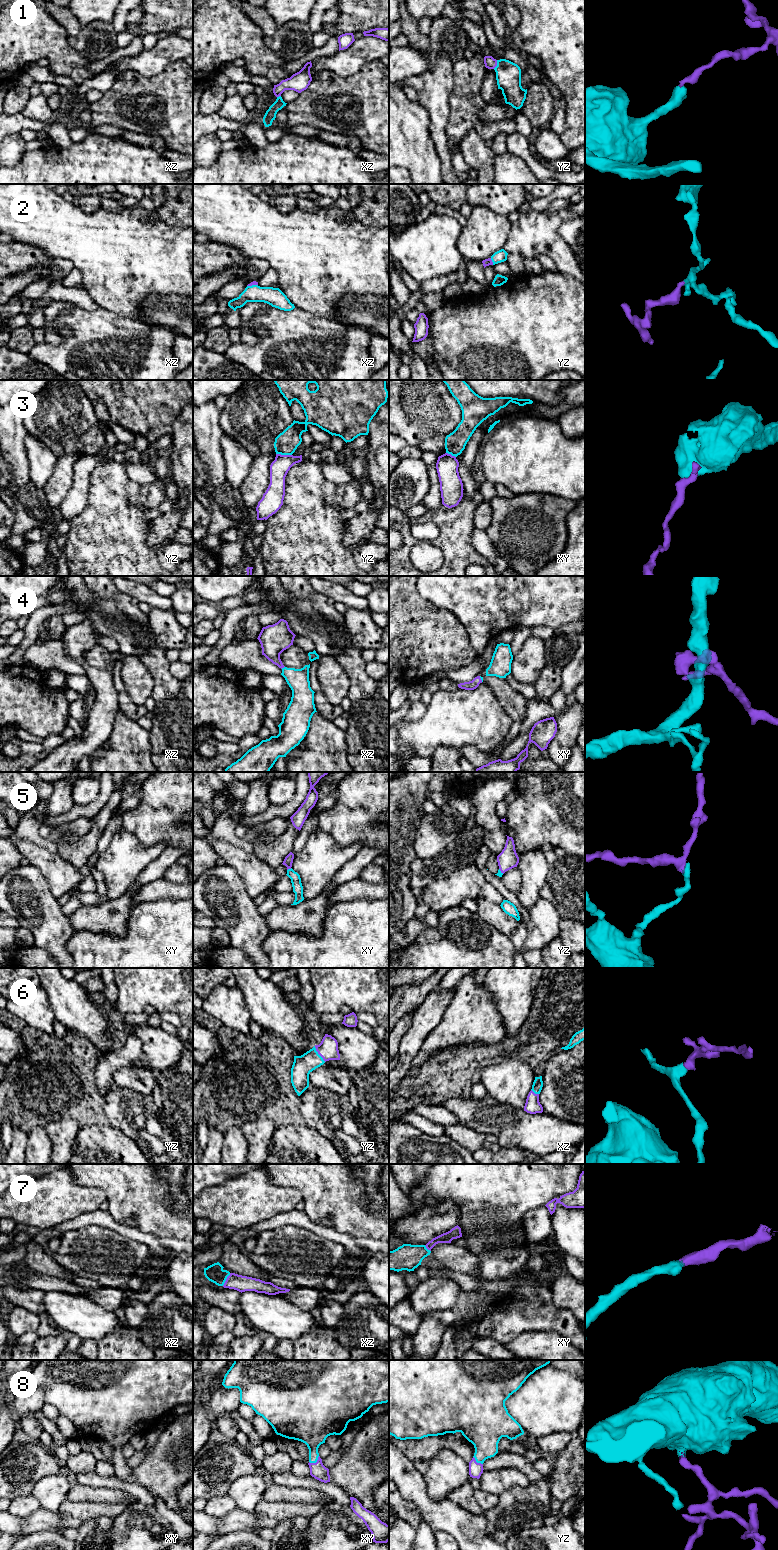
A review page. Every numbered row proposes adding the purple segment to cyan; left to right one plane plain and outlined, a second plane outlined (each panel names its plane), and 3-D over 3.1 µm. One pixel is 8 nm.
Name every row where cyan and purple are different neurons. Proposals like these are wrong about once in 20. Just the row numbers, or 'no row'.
3

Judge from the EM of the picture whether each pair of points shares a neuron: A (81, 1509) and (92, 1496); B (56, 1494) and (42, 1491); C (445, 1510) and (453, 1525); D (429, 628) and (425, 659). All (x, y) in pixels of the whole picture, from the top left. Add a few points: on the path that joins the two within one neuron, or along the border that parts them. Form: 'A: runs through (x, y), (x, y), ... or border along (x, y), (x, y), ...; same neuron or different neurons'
A: border along (65, 1499), (72, 1501), (111, 1502); different neurons
B: runs through (53, 1492), (45, 1491); same neuron
C: runs through (446, 1514), (453, 1521); same neuron
D: runs through (429, 636), (429, 651); same neuron

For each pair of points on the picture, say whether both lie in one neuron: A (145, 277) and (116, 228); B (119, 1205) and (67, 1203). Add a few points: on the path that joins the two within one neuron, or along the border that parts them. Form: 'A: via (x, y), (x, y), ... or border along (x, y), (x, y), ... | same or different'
A: via (133, 265), (116, 248), (116, 240) | same
B: border along (85, 1186), (99, 1188), (105, 1194), (106, 1199) | different

